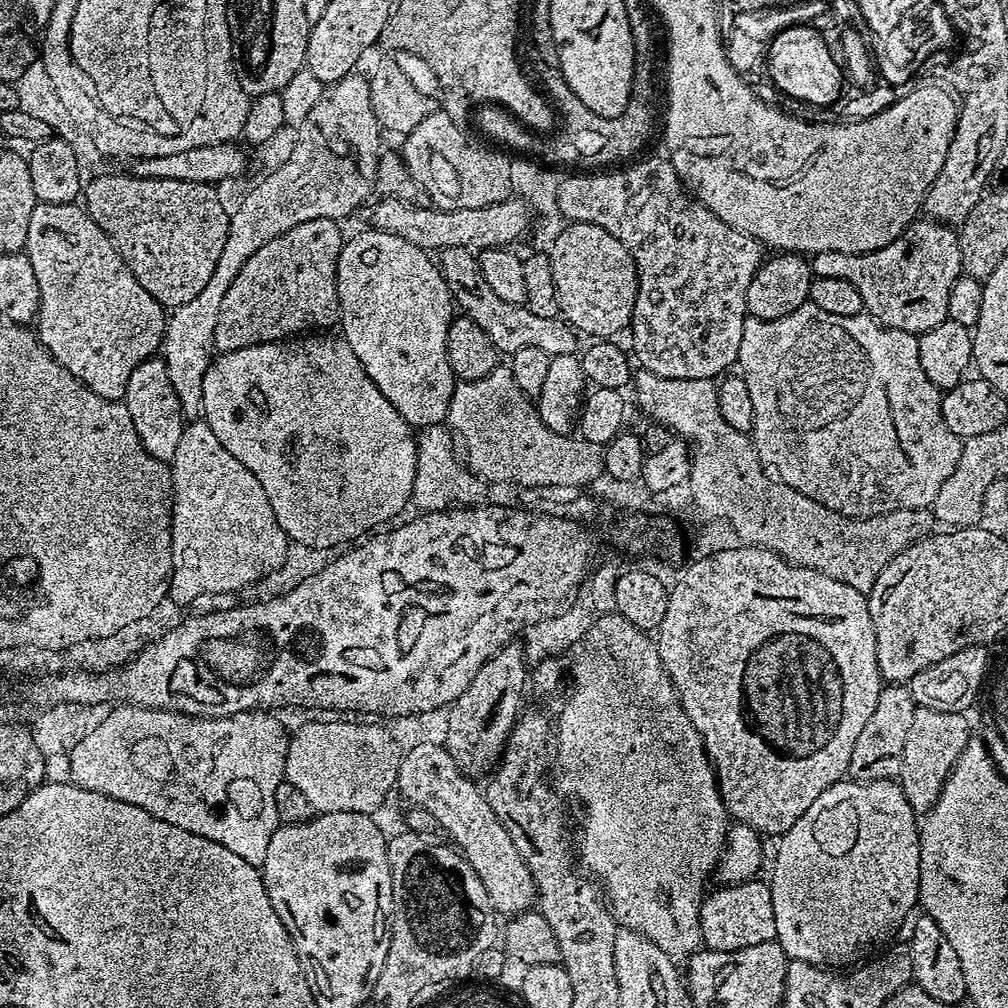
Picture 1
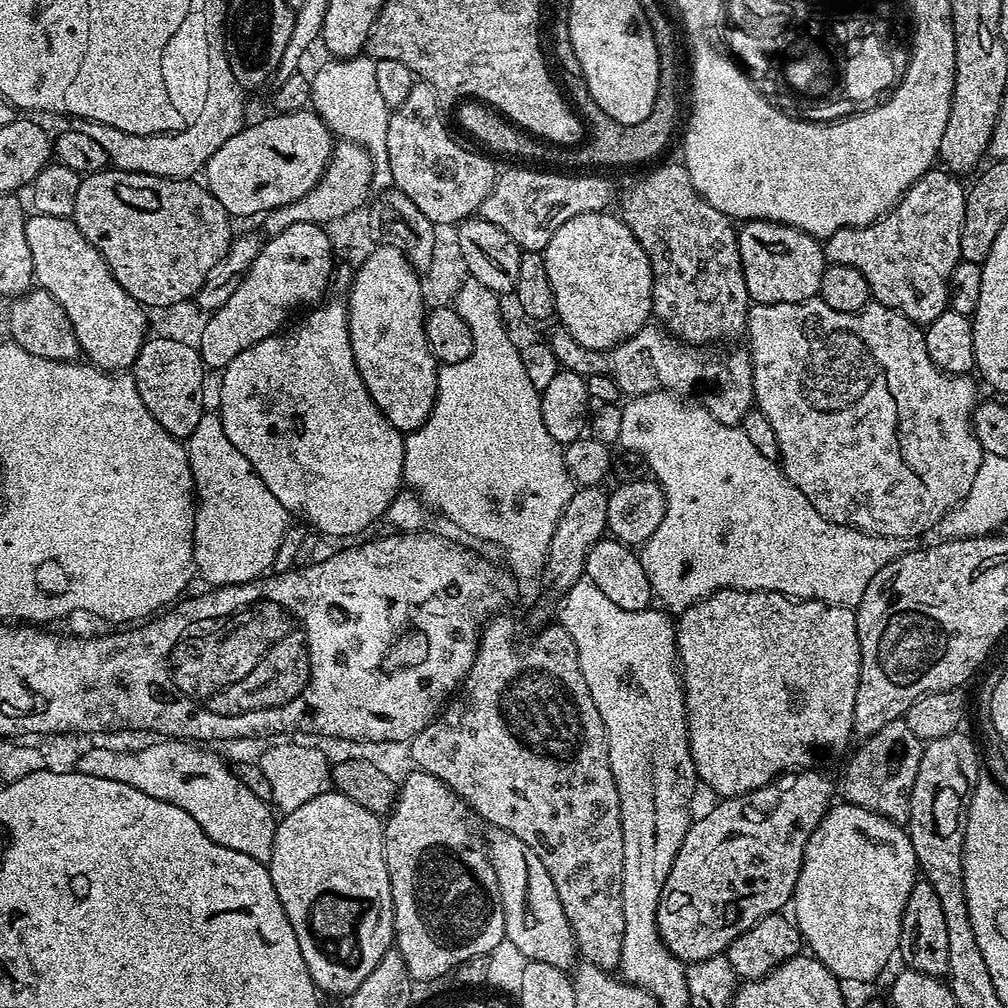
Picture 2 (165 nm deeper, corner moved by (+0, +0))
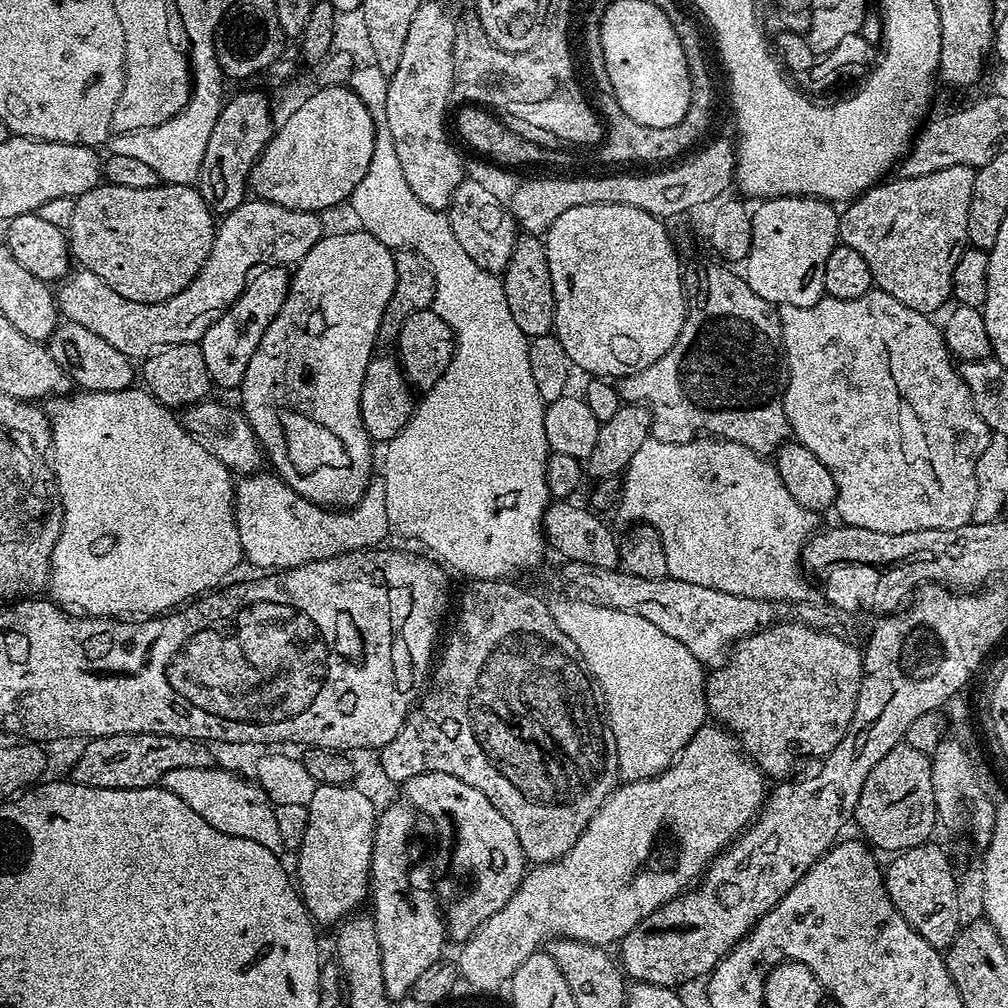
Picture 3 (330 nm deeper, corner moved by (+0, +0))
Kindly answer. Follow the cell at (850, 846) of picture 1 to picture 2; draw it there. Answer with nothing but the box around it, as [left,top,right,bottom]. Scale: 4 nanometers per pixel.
[790,802,918,984]

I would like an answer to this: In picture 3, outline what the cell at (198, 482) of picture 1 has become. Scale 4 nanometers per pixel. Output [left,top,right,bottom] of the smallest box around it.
[234,470,390,569]

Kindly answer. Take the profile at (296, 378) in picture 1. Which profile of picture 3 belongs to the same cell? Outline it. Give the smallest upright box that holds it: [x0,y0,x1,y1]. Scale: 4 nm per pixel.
[238,230,396,510]

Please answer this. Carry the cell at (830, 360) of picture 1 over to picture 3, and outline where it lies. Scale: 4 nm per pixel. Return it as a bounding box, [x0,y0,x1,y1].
[778,290,990,534]

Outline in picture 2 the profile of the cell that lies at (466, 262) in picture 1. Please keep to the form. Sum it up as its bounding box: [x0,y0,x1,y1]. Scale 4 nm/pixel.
[548,326,756,425]

